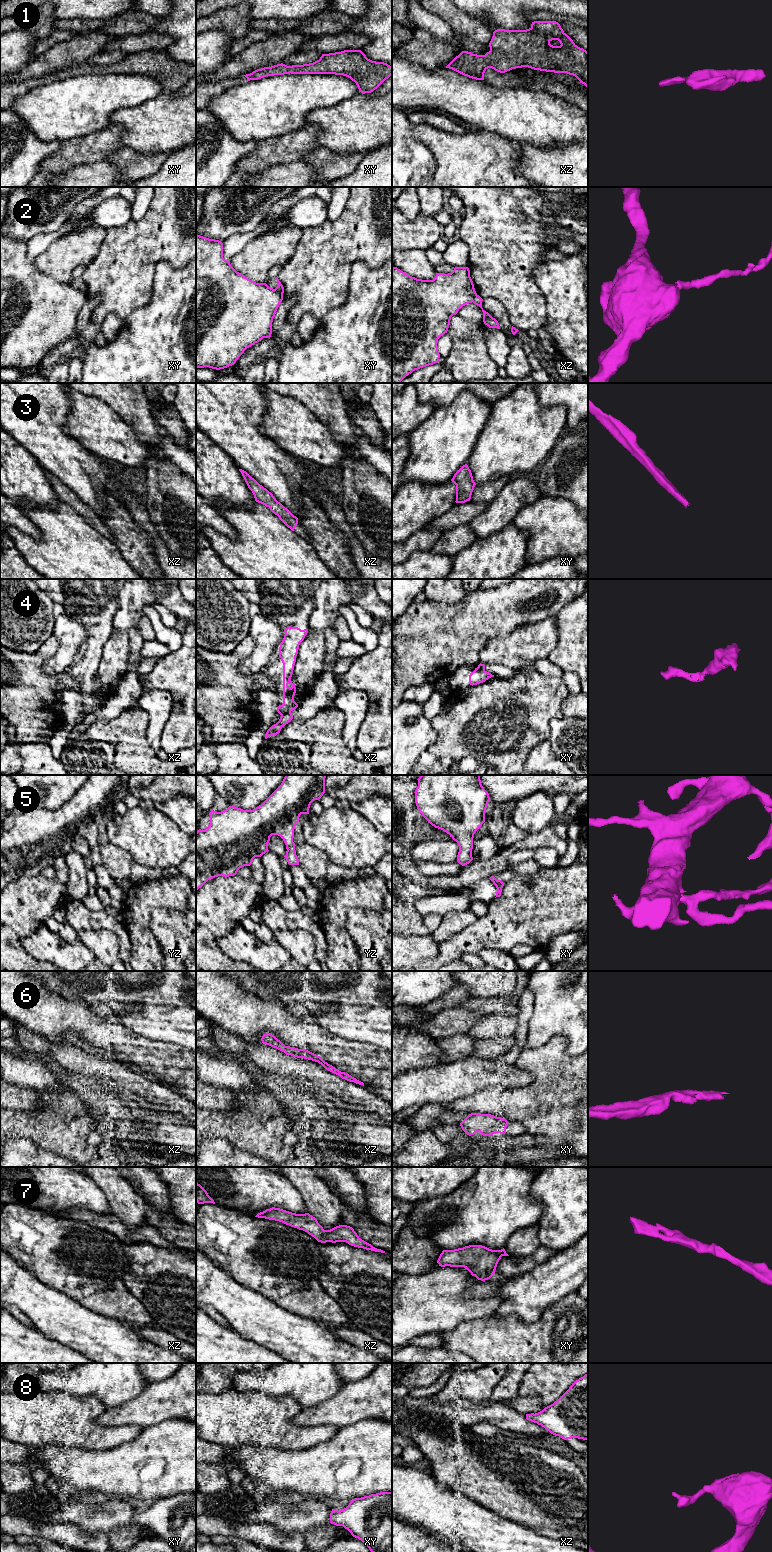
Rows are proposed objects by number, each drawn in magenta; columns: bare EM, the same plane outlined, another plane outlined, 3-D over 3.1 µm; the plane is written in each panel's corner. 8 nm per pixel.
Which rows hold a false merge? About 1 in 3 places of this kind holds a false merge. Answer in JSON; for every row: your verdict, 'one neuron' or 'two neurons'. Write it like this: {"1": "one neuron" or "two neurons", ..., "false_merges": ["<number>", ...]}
{"1": "one neuron", "2": "two neurons", "3": "one neuron", "4": "two neurons", "5": "one neuron", "6": "one neuron", "7": "one neuron", "8": "one neuron", "false_merges": ["2", "4"]}

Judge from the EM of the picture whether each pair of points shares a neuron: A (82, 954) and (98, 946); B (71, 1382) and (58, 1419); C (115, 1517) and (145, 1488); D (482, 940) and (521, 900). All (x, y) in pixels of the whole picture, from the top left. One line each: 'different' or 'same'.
A: different
B: different
C: different
D: same

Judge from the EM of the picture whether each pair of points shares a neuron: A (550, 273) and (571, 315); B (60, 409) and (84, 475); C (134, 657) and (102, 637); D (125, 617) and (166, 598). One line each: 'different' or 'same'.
A: same
B: same
C: different
D: same

